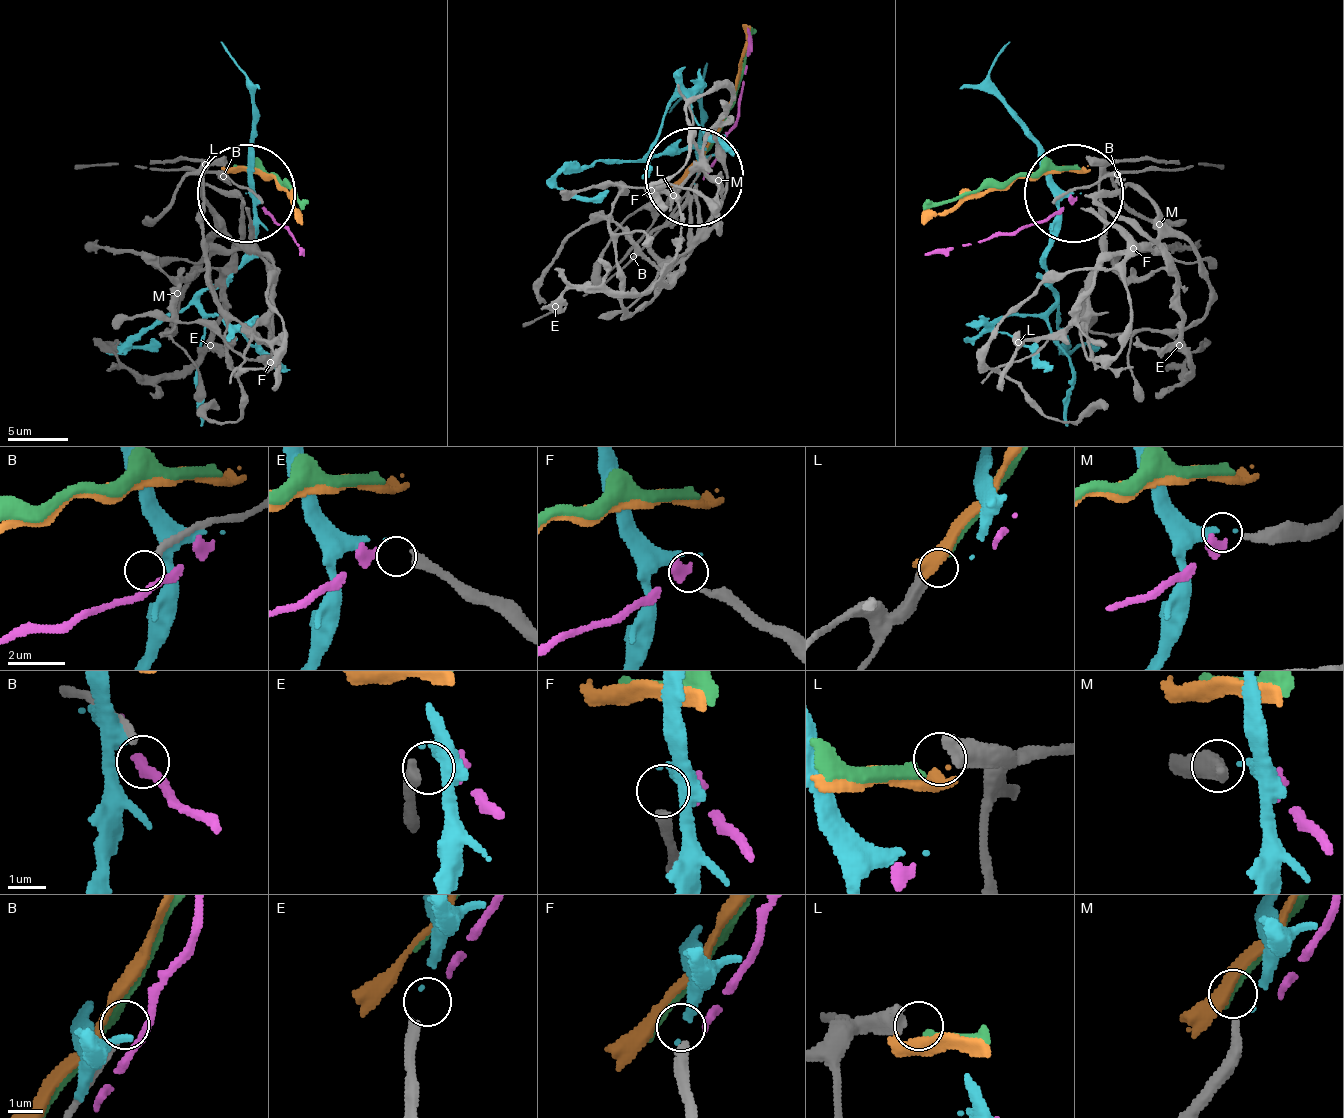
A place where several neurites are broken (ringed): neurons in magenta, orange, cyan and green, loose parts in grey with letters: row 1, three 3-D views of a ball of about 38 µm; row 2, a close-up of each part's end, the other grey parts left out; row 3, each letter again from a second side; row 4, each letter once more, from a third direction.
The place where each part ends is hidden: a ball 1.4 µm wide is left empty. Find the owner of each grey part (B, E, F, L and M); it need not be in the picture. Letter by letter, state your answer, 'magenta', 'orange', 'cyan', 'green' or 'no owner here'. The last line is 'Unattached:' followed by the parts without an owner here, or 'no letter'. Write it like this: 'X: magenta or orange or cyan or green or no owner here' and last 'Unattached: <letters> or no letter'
B: no owner here
E: cyan
F: no owner here
L: green
M: no owner here
Unattached: B, F, M

